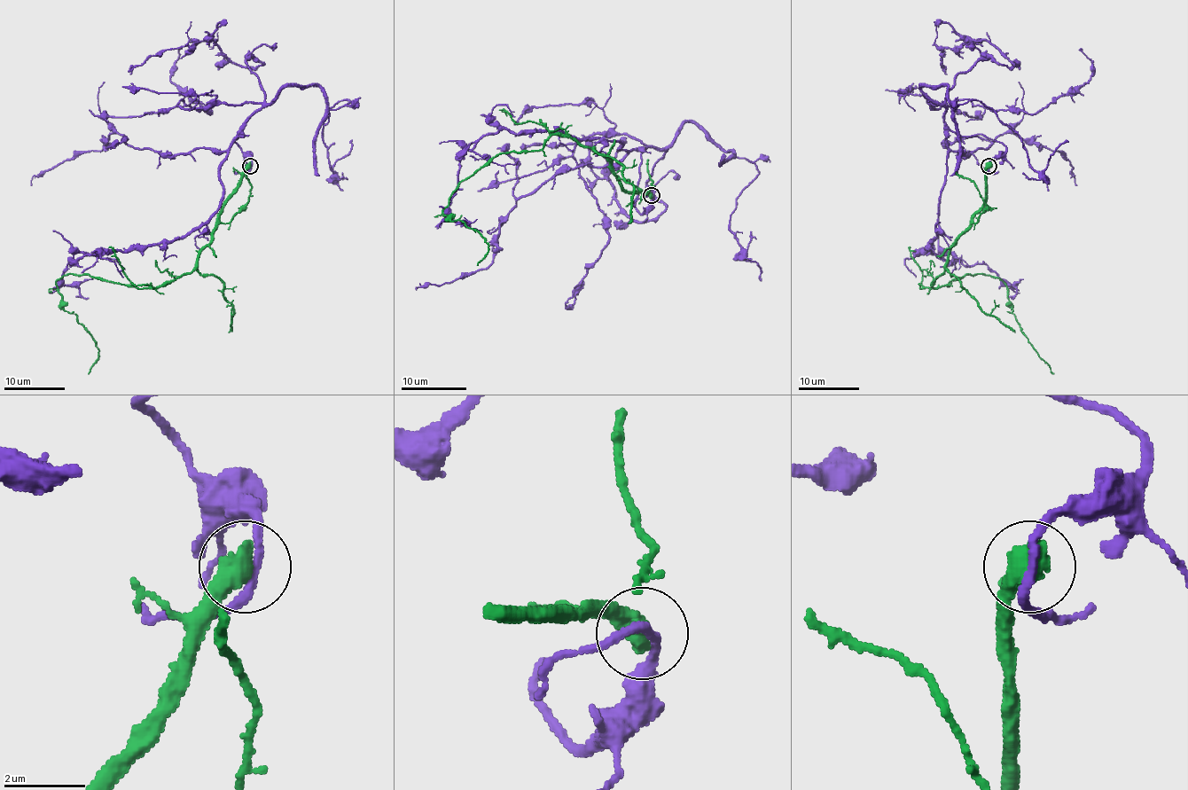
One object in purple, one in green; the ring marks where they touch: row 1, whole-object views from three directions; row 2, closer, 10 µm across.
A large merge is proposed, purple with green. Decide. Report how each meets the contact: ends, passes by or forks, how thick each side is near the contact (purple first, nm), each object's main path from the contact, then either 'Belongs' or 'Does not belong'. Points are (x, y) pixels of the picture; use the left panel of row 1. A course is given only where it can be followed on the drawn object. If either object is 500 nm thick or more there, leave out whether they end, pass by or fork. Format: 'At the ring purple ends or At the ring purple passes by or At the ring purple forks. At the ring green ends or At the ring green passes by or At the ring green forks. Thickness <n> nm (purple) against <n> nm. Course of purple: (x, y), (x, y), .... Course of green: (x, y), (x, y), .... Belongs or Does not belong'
Thickness 190 nm (purple) against 700 nm. Course of purple: (250, 165), (235, 142), (241, 131), (220, 169), (220, 207), (169, 241), (85, 254), (62, 284), (93, 279). Course of green: (250, 165), (191, 272), (160, 285), (61, 277), (61, 306), (97, 347), (99, 359), (89, 374). Does not belong

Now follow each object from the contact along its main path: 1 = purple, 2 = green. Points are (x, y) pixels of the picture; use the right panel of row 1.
1: (988, 165), (1005, 150), (1001, 142), (949, 133), (927, 251), (985, 264), (1010, 284), (1023, 279)
2: (988, 165), (985, 202), (932, 285), (964, 275), (997, 277), (1020, 330), (1054, 374)

